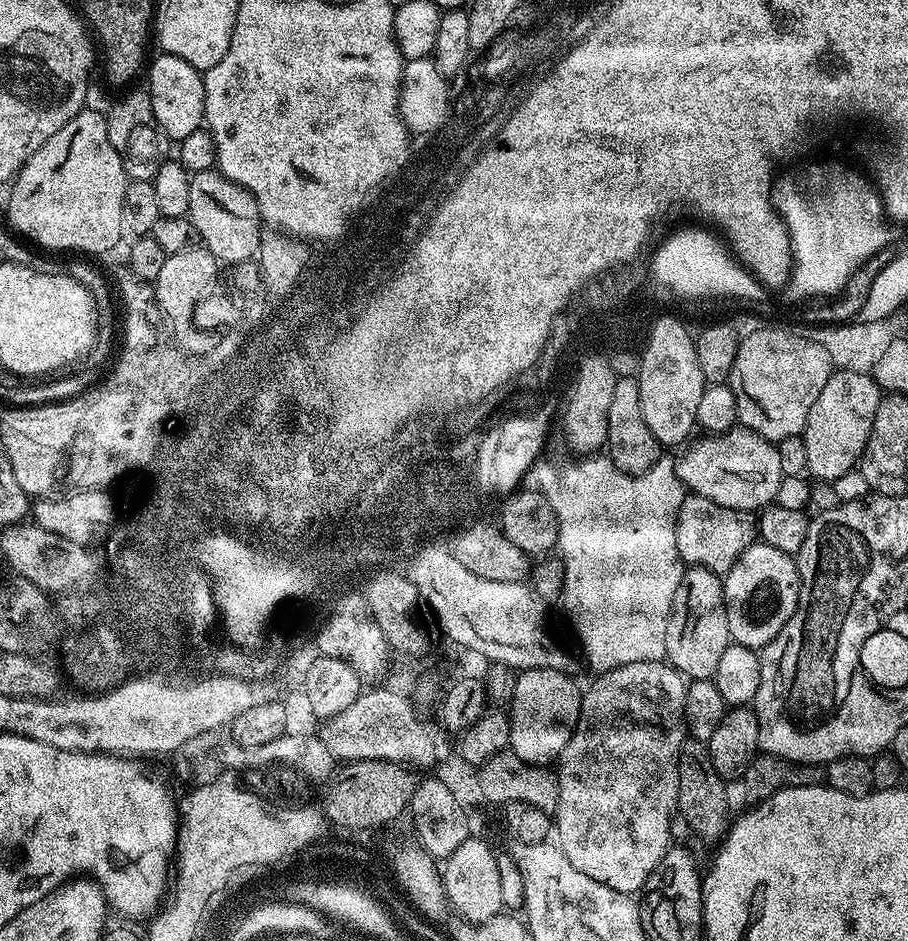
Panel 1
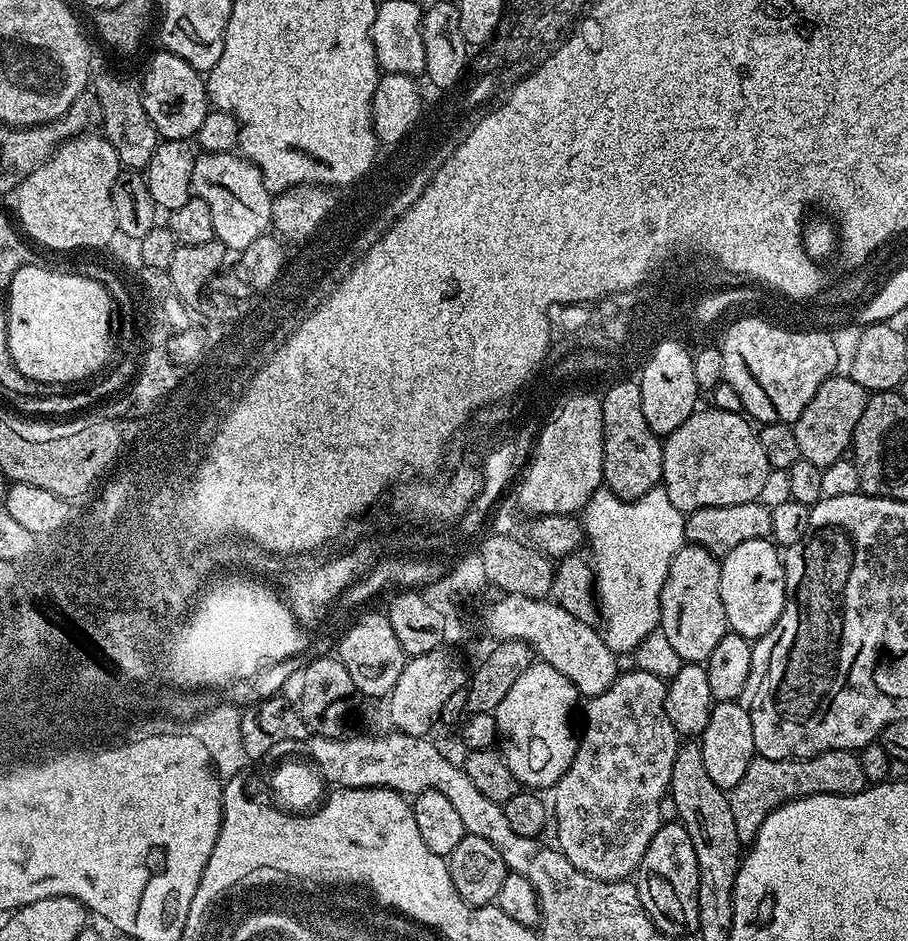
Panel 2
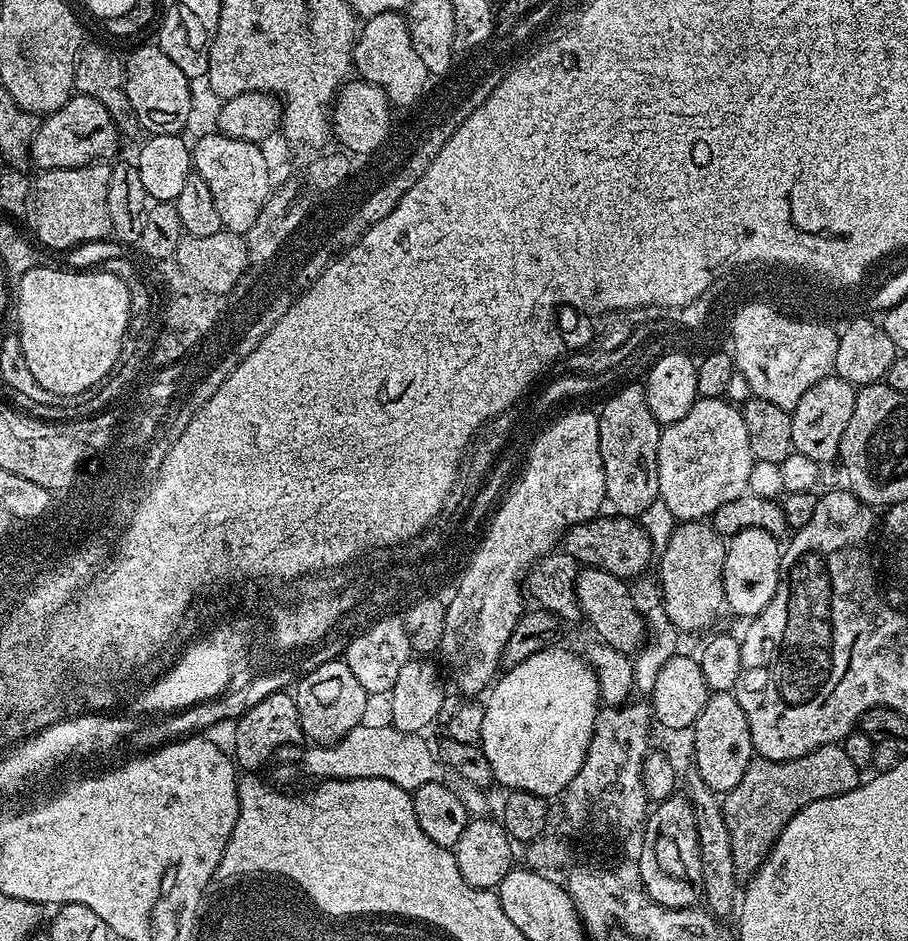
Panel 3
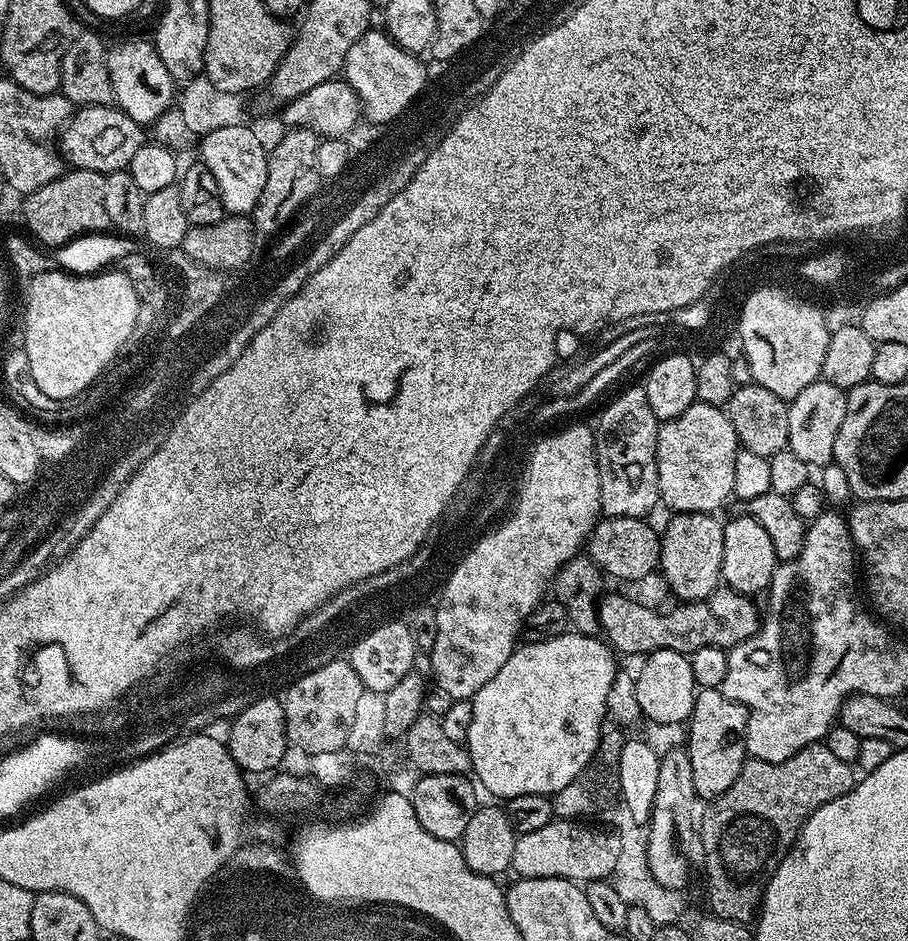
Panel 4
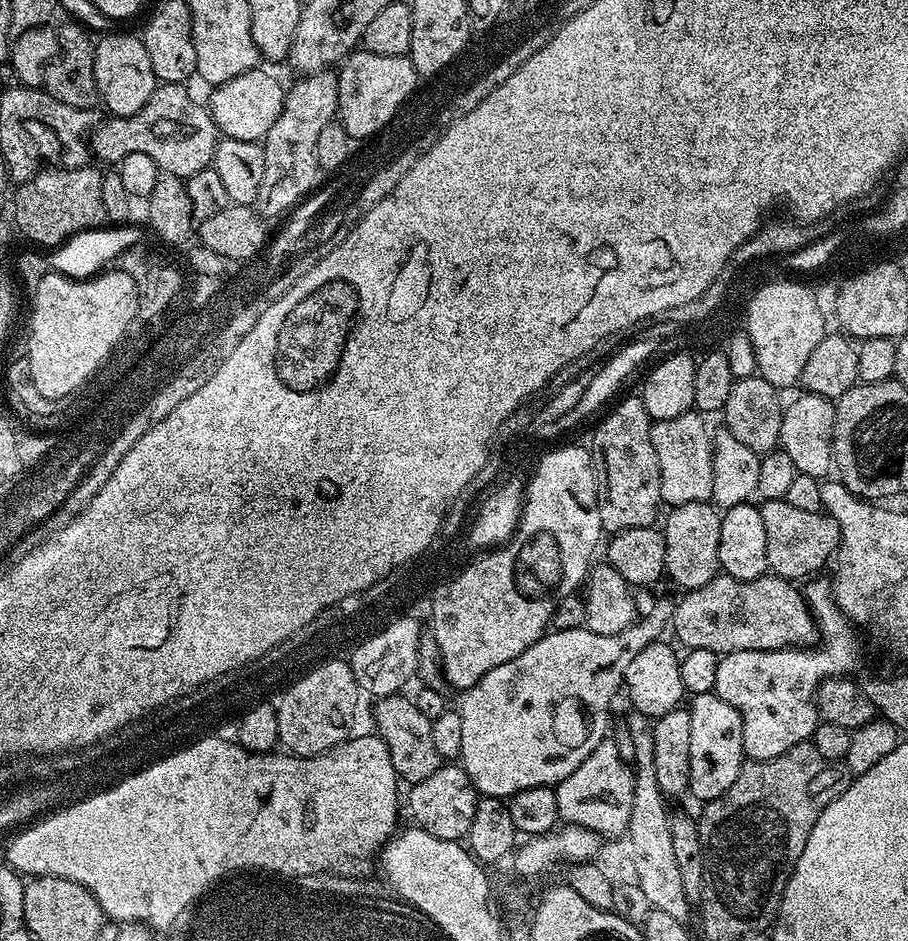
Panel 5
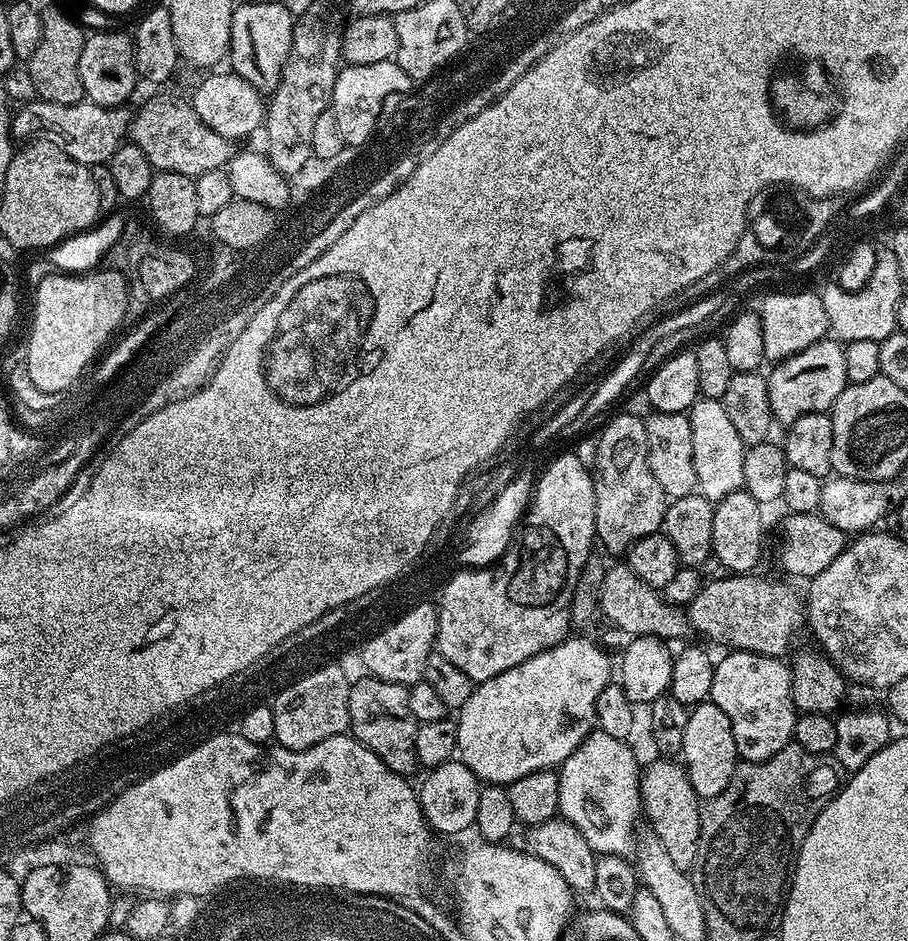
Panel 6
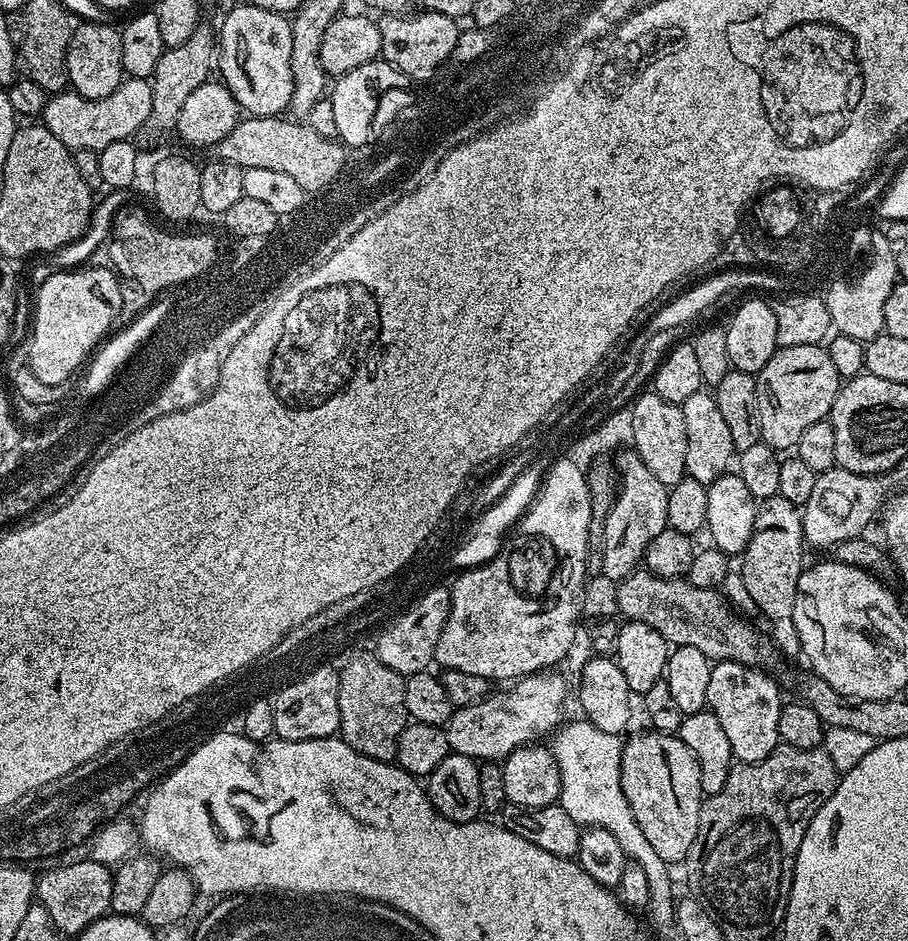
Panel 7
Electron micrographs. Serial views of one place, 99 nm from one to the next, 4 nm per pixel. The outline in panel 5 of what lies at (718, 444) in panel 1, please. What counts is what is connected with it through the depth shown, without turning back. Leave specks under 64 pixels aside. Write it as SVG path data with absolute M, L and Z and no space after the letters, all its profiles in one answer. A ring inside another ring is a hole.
M693 410L678 414L678 418L658 420L652 426L654 454L658 454L660 499L665 505L703 504L712 500L714 466L712 465L713 433L701 413Z

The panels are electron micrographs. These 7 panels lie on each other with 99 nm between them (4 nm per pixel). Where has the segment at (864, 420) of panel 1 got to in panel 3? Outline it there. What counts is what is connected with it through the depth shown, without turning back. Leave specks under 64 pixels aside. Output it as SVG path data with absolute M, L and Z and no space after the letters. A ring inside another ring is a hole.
M835 374L810 386L810 390L802 394L798 406L791 409L795 451L806 454L806 458L814 458L814 462L822 466L828 466L831 460L833 463L839 457L842 434L846 434L850 414L854 414L857 391L857 385Z

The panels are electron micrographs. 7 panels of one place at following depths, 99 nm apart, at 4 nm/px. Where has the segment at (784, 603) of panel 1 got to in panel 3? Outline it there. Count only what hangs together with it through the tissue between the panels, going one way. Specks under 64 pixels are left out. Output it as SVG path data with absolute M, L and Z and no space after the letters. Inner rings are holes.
M743 528L727 541L724 563L724 603L729 609L732 607L738 615L751 618L766 610L766 606L770 606L770 598L774 598L780 581L782 555L780 543L777 537L757 528Z

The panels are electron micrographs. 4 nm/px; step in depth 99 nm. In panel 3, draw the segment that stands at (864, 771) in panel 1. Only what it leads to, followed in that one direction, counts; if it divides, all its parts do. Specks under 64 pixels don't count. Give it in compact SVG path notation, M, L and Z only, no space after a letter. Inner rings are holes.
M827 744L793 760L752 759L750 766L746 766L746 774L742 774L742 782L722 796L726 831L730 834L730 850L737 873L751 874L763 866L786 822L790 822L798 810L822 798L846 794L861 783L861 769L850 762L840 744Z

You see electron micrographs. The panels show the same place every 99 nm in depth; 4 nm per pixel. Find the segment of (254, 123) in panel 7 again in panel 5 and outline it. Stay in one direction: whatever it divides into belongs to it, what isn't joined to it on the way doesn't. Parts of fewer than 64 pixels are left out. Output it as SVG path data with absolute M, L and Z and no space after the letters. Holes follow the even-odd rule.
M160 84L150 94L150 102L138 110L138 114L129 116L112 116L95 125L90 133L90 152L93 157L105 160L108 166L119 165L126 154L147 154L154 158L154 162L159 166L161 173L187 178L190 174L198 174L198 170L211 165L216 146L218 143L218 129L212 114L203 103L200 104L188 93L189 89L183 84Z

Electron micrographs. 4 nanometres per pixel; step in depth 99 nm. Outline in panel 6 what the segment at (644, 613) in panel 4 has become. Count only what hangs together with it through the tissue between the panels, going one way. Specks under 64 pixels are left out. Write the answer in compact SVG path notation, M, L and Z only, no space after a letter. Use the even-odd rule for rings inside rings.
M730 574L725 576L726 578L720 578L718 580L712 581L710 584L705 583L700 592L692 600L692 603L688 606L686 616L689 622L689 625L700 632L702 635L706 636L708 639L718 642L720 644L726 644L729 649L735 651L745 651L745 652L758 652L762 653L764 656L774 656L777 658L783 657L788 651L788 644L790 638L799 630L800 626L803 627L804 619L806 616L806 606L803 602L803 599L799 596L786 584L782 582L774 582L768 578L760 578L756 576L757 574Z

